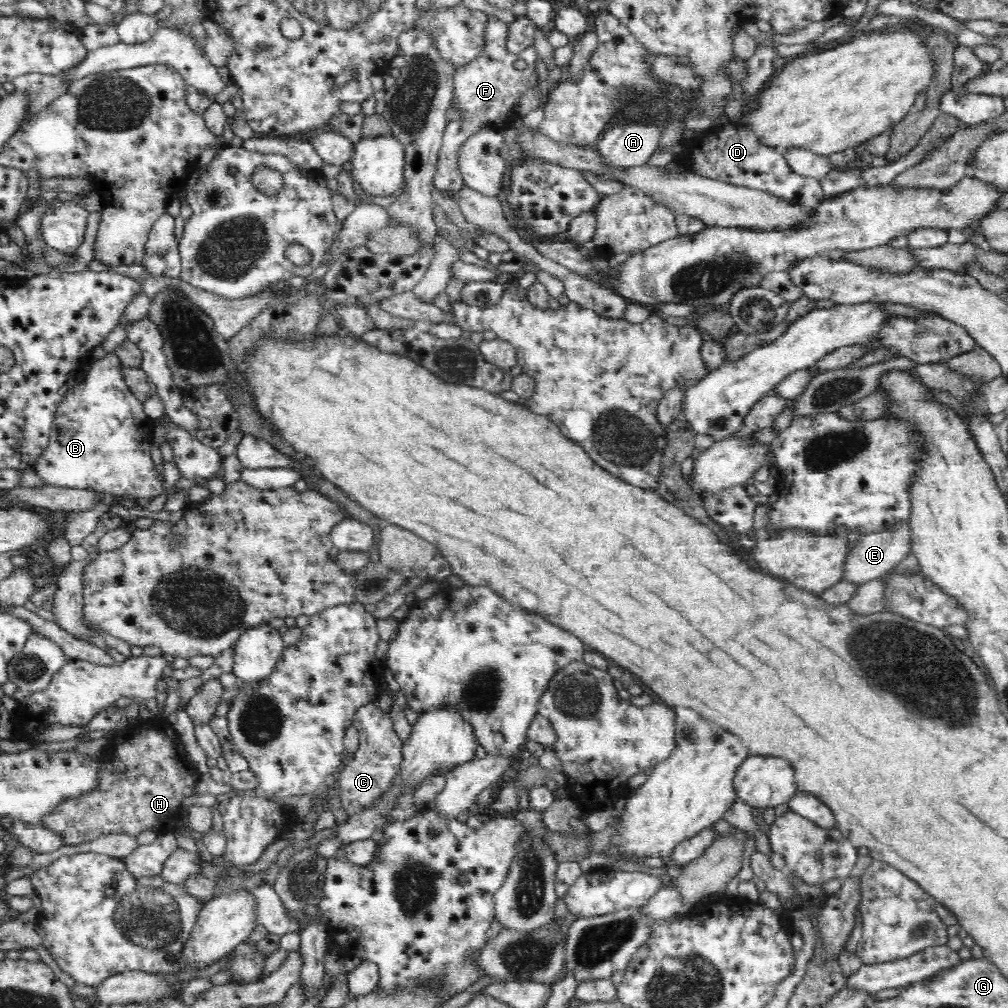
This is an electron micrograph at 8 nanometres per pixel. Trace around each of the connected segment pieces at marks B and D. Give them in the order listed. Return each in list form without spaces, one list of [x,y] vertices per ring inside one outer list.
[[[114,351],[107,352],[104,358],[92,364],[90,370],[88,370],[88,375],[79,377],[75,380],[74,384],[70,385],[67,395],[62,399],[62,402],[60,402],[56,410],[56,416],[54,416],[53,430],[50,434],[48,448],[46,448],[43,454],[38,457],[34,469],[46,485],[99,490],[112,495],[124,495],[124,497],[135,500],[139,504],[146,503],[164,492],[164,480],[161,480],[161,478],[155,474],[153,460],[151,459],[154,425],[155,421],[144,412],[143,402],[140,401],[136,395],[134,395],[132,390],[130,390],[129,384],[126,383],[125,367],[120,361],[120,358]]]
[[[742,120],[697,131],[693,137],[682,137],[680,141],[682,150],[675,157],[676,163],[706,178],[766,191],[796,205],[818,207],[826,200],[820,179],[796,173],[789,165],[787,154],[762,143]]]

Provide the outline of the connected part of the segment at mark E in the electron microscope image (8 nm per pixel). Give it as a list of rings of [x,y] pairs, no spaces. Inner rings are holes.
[[[903,520],[881,531],[862,534],[855,541],[848,558],[846,558],[846,572],[844,572],[845,578],[843,580],[864,584],[884,577],[900,562],[906,560],[910,552],[912,552],[912,529],[910,529],[909,520]]]

